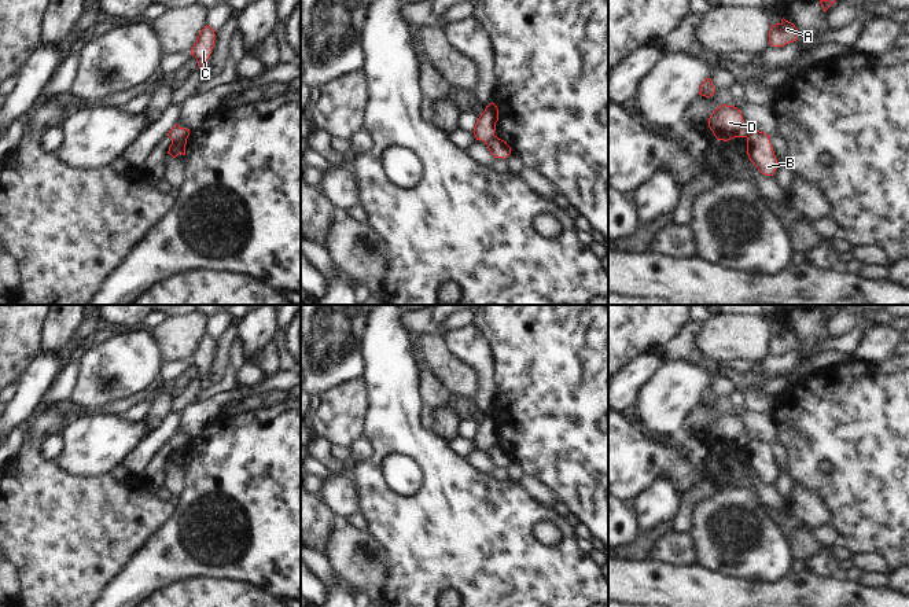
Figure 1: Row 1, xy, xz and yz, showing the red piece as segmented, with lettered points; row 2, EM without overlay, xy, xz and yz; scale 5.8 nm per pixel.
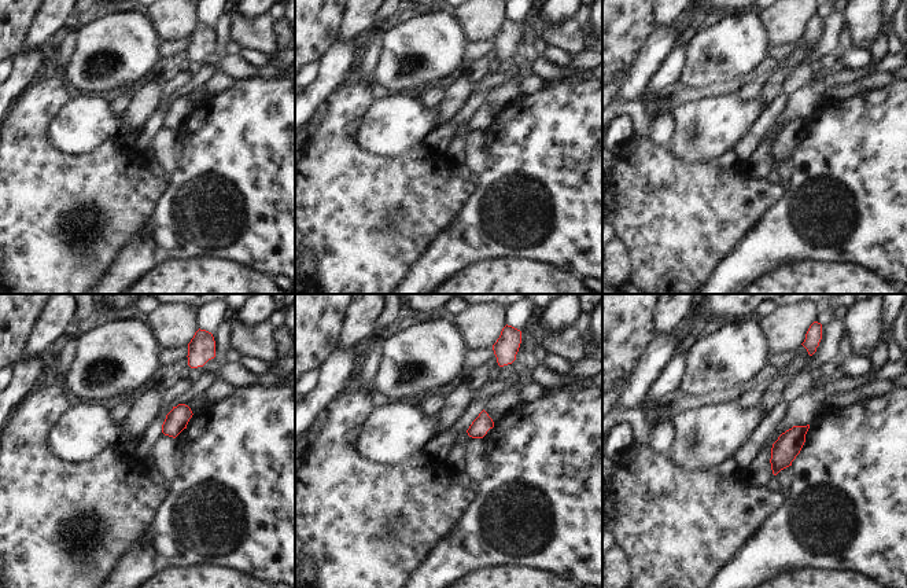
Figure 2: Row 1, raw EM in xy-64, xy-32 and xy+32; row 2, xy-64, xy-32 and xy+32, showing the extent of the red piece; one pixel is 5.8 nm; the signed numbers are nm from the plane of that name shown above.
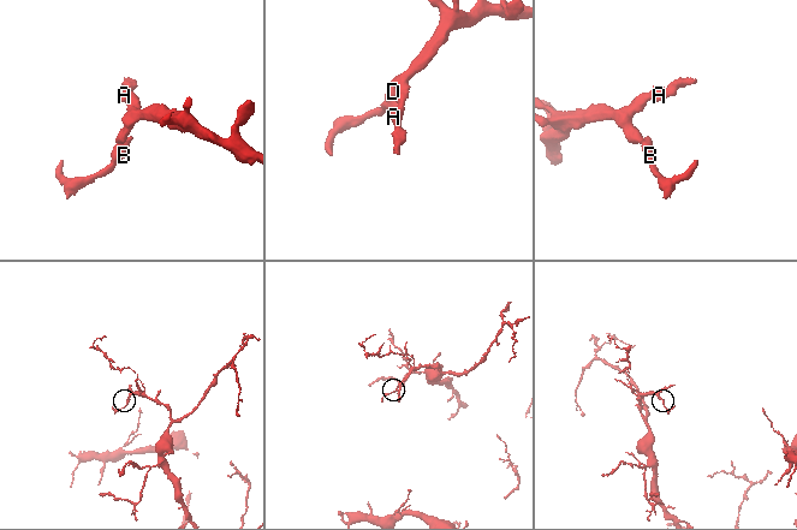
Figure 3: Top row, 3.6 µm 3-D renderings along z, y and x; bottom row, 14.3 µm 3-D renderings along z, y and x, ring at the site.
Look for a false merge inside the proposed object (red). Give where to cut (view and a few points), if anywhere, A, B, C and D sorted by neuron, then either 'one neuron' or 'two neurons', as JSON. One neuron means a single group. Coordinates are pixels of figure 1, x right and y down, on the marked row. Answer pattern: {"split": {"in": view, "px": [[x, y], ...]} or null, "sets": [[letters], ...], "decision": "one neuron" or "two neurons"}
{"split": {"in": "xy", "px": [[187, 129], [172, 142]]}, "sets": [["A", "C", "D"], ["B"]], "decision": "two neurons"}

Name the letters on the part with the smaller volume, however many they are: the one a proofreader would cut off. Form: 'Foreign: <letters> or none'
Foreign: B

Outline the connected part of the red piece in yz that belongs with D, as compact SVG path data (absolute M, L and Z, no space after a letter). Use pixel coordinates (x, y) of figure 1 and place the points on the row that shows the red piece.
M722 104L709 118L709 128L718 140L728 141L733 137L746 137L748 128L737 107Z

